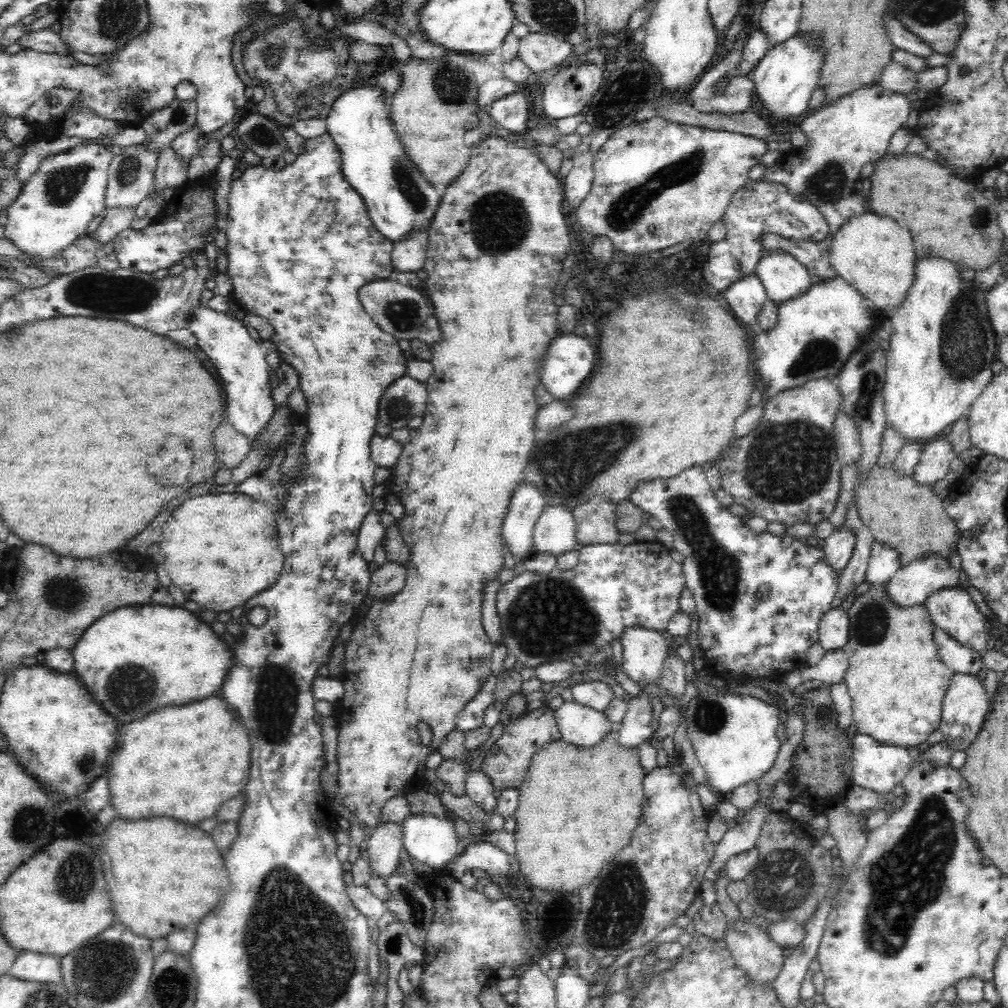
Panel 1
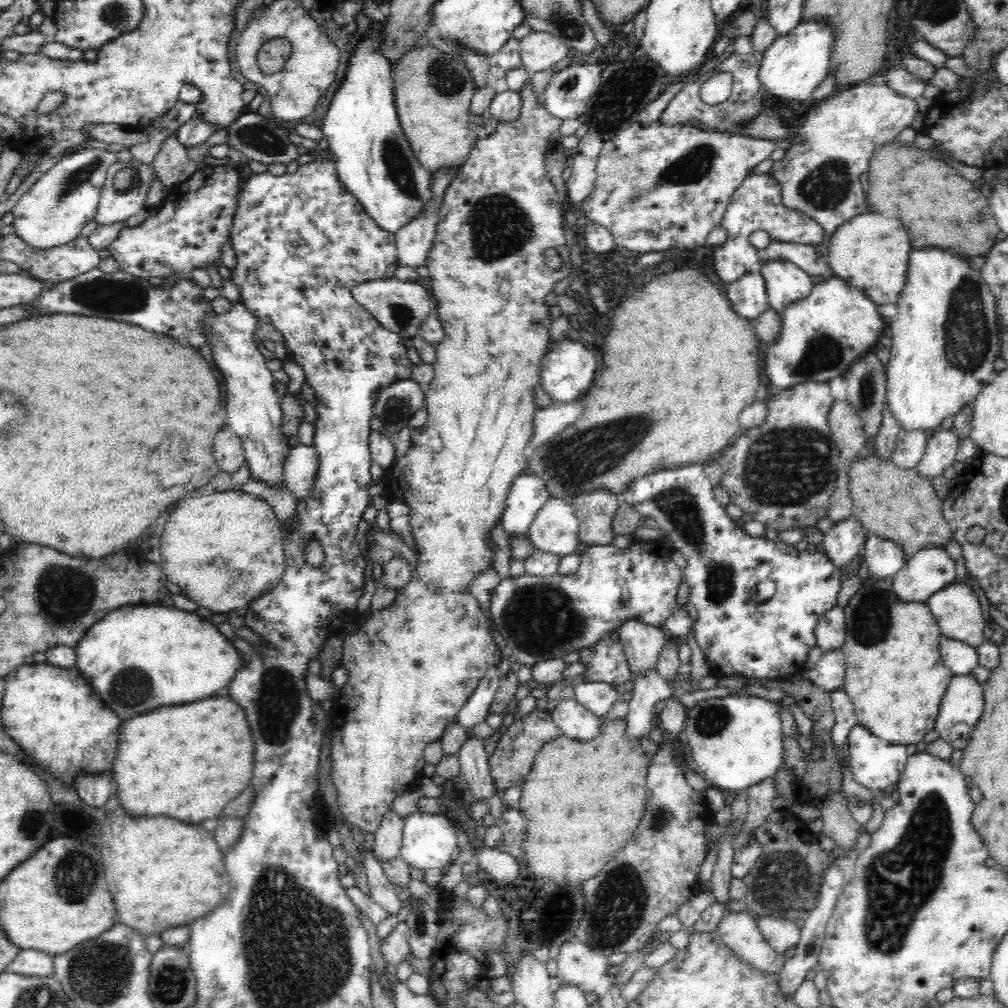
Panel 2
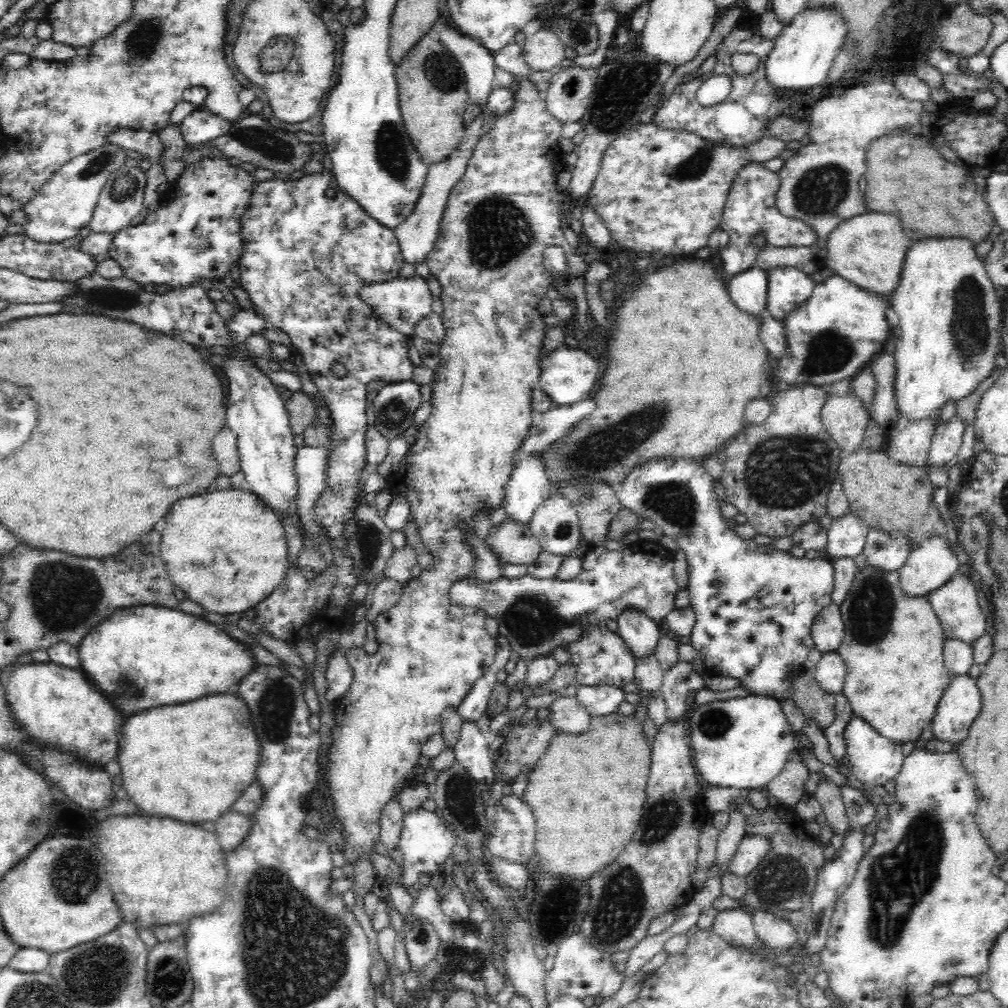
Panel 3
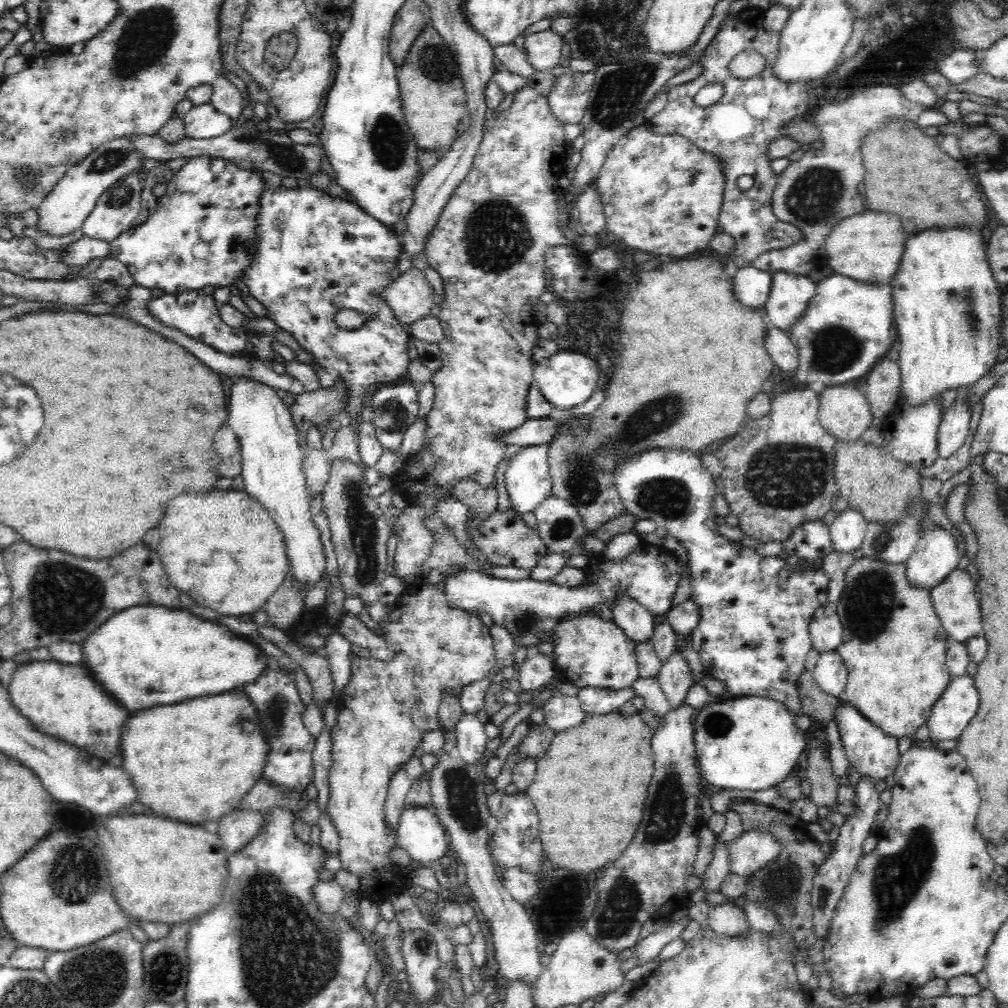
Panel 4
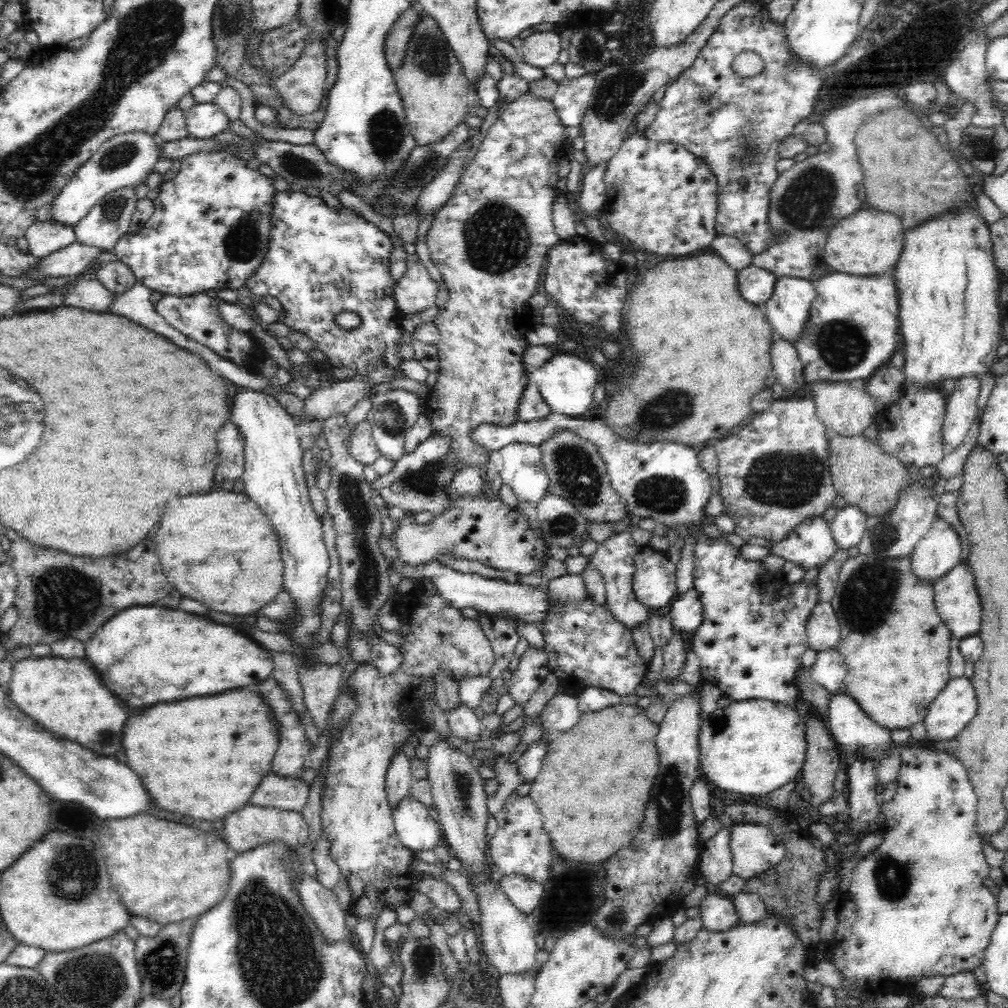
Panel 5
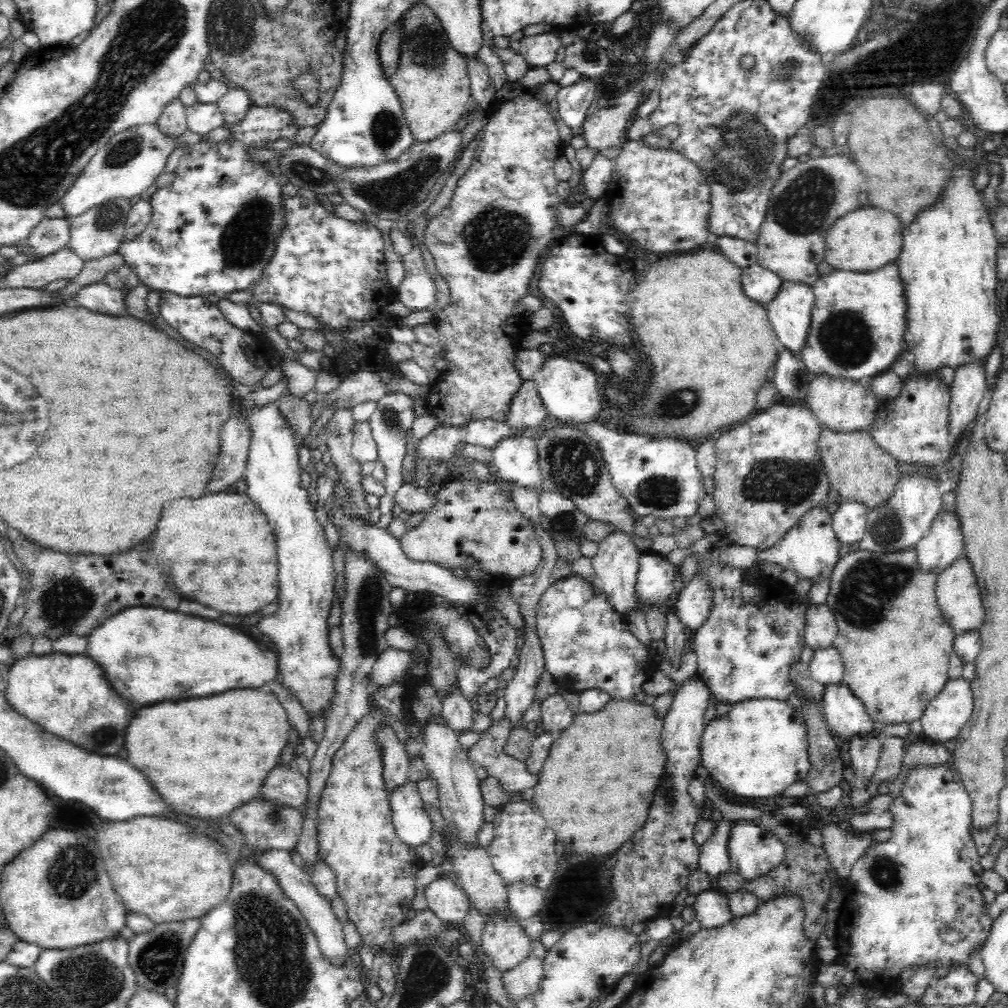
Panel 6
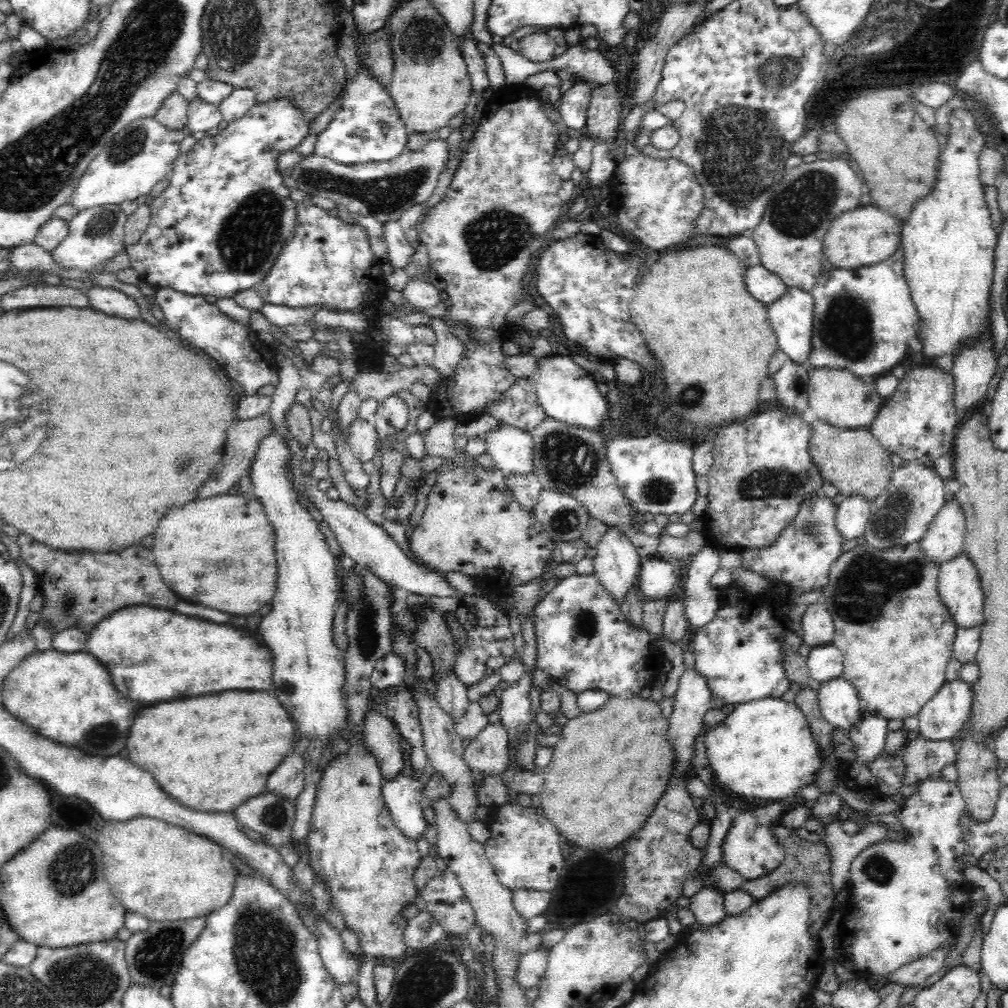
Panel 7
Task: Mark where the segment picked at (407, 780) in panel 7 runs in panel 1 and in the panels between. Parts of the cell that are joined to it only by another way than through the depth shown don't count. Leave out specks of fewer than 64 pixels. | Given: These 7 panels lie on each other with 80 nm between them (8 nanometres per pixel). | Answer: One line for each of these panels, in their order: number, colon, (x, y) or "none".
1: (428, 840)
2: (428, 841)
3: (425, 840)
4: (419, 832)
5: (415, 828)
6: (413, 826)

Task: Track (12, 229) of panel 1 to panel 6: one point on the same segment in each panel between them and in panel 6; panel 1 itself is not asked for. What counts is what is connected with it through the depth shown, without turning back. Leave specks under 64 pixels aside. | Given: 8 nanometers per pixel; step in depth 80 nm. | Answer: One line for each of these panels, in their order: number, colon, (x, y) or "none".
2: (56, 208)
3: (65, 204)
4: (71, 200)
5: (126, 161)
6: (129, 164)

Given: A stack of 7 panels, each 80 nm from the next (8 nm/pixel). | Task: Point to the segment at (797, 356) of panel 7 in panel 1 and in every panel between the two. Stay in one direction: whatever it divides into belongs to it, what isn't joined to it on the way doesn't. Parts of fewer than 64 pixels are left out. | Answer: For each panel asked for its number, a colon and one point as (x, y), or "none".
1: (784, 277)
2: (786, 283)
3: (789, 288)
4: (790, 293)
5: (788, 309)
6: (789, 313)

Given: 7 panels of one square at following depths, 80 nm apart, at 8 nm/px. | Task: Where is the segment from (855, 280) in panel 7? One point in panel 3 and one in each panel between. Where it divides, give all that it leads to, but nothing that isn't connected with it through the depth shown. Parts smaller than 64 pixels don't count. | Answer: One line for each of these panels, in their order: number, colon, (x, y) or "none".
3: (841, 327)
4: (846, 329)
5: (853, 330)
6: (858, 324)

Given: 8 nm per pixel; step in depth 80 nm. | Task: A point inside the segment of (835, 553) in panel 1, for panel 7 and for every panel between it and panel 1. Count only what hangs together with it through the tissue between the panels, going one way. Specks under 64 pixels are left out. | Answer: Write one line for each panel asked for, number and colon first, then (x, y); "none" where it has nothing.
2: (843, 542)
3: (847, 534)
4: (847, 531)
5: (848, 526)
6: (849, 521)
7: (853, 514)

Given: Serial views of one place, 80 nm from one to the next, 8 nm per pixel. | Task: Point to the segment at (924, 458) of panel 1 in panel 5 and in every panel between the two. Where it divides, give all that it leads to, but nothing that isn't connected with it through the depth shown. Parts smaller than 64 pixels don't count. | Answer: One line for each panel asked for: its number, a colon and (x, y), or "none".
2: (940, 453)
3: (948, 437)
4: (955, 427)
5: (962, 410)

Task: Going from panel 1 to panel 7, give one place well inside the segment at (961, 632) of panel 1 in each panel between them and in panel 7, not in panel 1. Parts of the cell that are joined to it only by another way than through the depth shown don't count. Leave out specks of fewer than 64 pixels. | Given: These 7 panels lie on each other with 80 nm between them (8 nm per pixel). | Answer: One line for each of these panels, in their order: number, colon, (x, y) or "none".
2: (958, 608)
3: (956, 604)
4: (954, 599)
5: (957, 600)
6: (958, 595)
7: (959, 585)

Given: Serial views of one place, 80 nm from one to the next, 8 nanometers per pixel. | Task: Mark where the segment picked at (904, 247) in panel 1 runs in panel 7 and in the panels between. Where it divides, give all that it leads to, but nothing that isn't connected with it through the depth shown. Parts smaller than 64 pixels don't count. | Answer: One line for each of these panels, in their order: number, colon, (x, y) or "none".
2: (869, 252)
3: (868, 250)
4: (867, 247)
5: (869, 242)
6: (863, 240)
7: (858, 238)

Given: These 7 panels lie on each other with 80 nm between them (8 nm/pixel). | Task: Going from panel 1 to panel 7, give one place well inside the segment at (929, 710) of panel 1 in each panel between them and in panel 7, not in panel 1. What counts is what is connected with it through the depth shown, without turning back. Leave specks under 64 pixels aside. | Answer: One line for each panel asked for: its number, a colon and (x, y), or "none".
2: (895, 678)
3: (893, 645)
4: (894, 646)
5: (896, 647)
6: (895, 643)
7: (897, 638)

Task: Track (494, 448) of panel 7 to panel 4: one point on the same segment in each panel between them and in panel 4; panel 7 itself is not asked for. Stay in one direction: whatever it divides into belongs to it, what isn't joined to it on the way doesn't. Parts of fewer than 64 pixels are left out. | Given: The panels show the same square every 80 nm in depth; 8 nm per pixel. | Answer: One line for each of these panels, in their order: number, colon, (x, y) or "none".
4: (526, 475)
5: (519, 465)
6: (515, 457)

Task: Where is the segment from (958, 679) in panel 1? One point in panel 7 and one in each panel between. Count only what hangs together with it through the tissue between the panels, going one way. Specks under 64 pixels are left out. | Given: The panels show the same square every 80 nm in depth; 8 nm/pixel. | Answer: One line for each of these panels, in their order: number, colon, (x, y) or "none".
2: (962, 704)
3: (961, 702)
4: (958, 704)
5: (955, 706)
6: (943, 718)
7: (941, 717)

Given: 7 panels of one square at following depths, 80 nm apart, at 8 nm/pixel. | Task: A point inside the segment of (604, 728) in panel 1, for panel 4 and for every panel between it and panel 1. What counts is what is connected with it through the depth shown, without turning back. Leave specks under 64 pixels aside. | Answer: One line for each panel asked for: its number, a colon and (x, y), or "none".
2: (576, 722)
3: (566, 714)
4: (562, 712)

